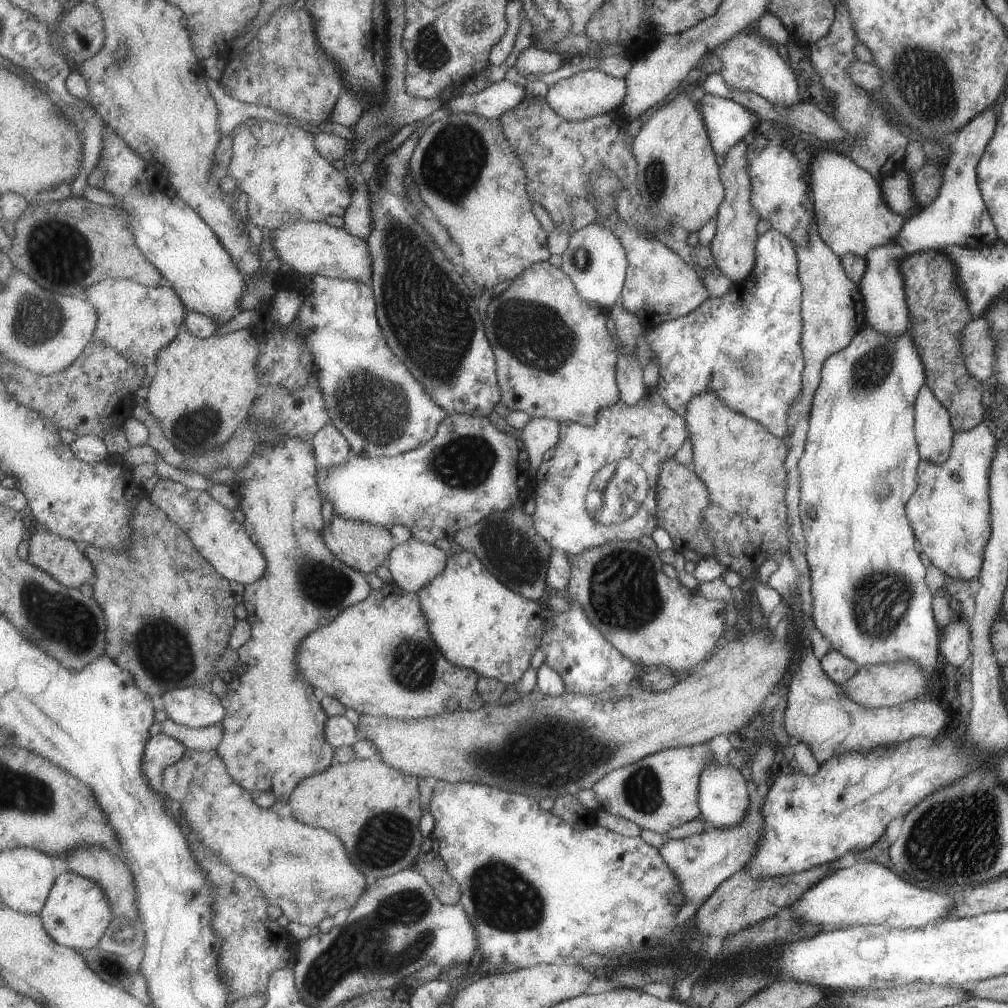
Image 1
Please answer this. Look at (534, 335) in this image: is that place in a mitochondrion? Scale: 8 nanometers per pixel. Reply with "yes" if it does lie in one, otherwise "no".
yes

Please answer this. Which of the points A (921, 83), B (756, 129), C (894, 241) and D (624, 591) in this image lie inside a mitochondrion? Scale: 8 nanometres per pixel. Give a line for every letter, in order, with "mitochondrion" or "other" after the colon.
A: mitochondrion
B: other
C: other
D: mitochondrion

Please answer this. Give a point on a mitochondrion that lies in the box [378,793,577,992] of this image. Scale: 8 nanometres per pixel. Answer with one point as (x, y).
(498, 892)

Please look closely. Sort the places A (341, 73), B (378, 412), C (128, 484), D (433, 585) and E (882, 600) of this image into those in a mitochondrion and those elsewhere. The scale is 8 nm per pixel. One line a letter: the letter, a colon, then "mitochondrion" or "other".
A: other
B: mitochondrion
C: other
D: other
E: mitochondrion

